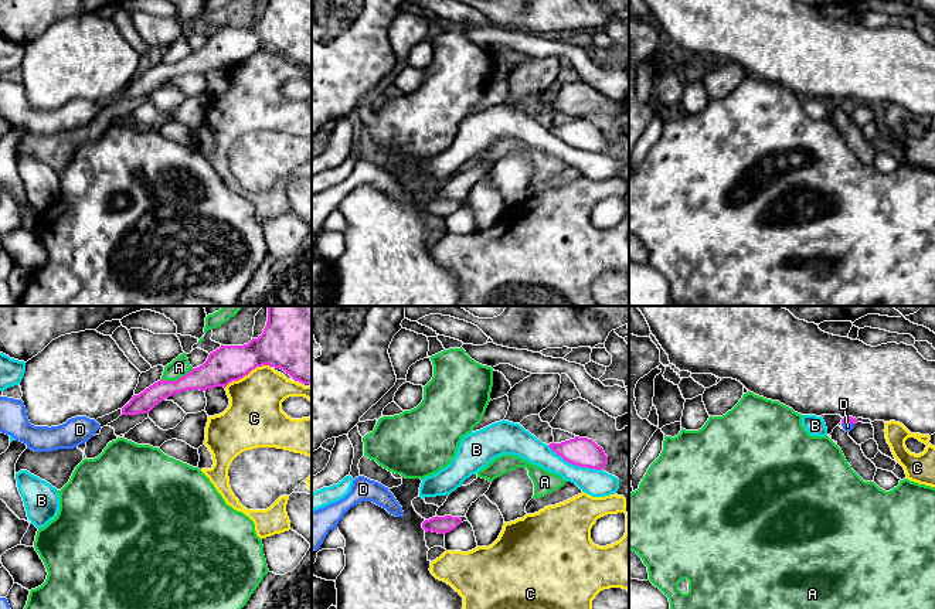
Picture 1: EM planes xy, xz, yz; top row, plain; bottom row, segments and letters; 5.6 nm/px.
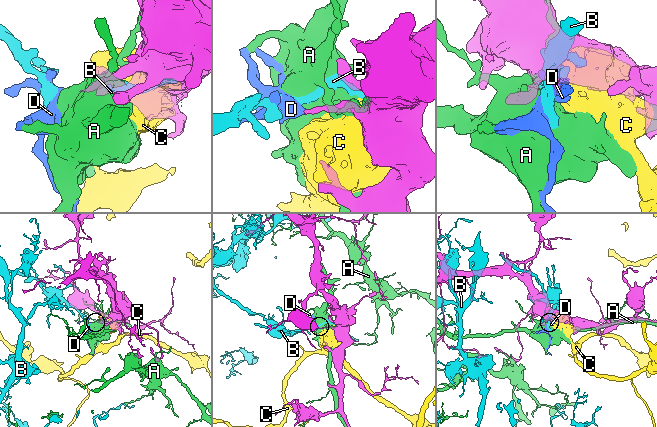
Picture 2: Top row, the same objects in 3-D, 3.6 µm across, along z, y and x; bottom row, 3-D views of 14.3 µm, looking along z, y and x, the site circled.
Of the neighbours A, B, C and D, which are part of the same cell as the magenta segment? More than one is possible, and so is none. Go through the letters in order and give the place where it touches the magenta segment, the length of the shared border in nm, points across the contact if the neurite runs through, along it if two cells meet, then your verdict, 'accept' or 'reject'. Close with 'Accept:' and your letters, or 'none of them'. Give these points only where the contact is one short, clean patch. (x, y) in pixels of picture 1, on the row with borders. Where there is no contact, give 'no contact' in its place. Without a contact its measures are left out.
A: xy (179, 378) | 200 nm | reject
B: xz (574, 463) | 340 nm | reject
C: xy (247, 374) | 300 nm | reject
D: yz (849, 422) | 80 nm | accept
Accept: D

